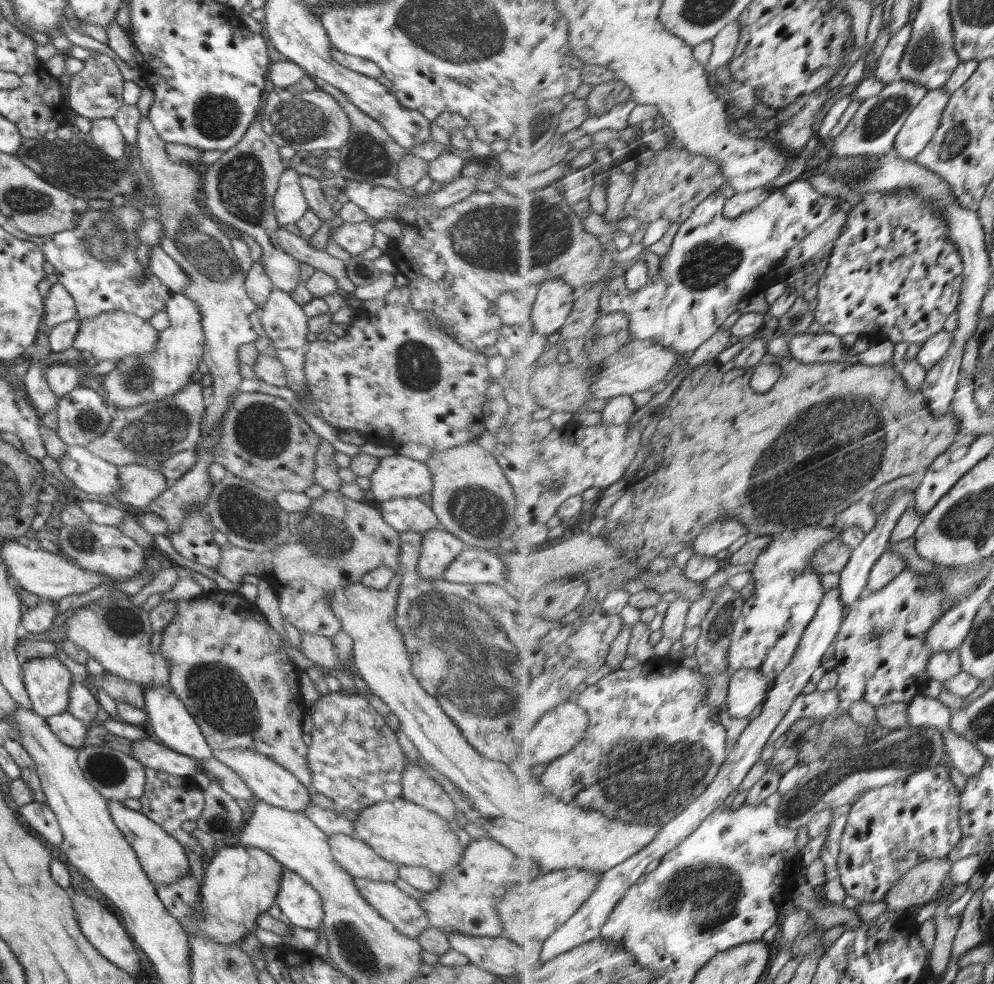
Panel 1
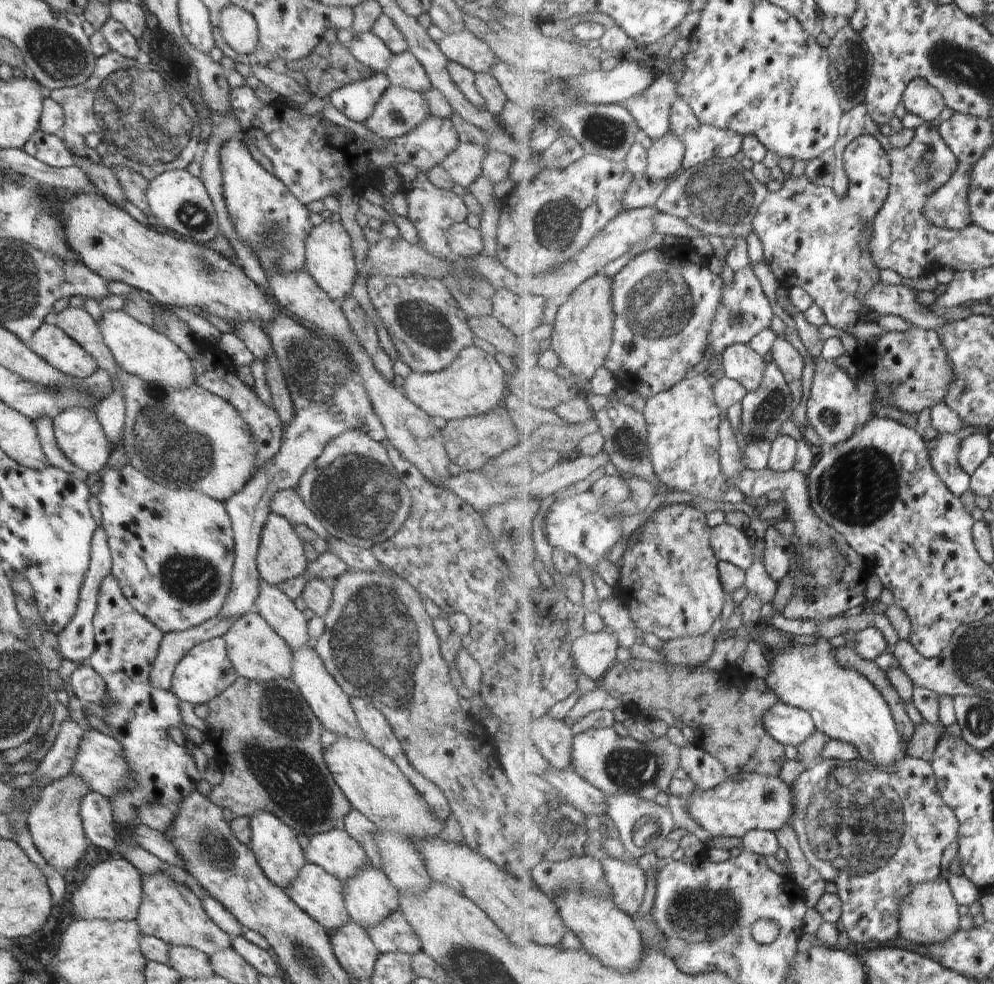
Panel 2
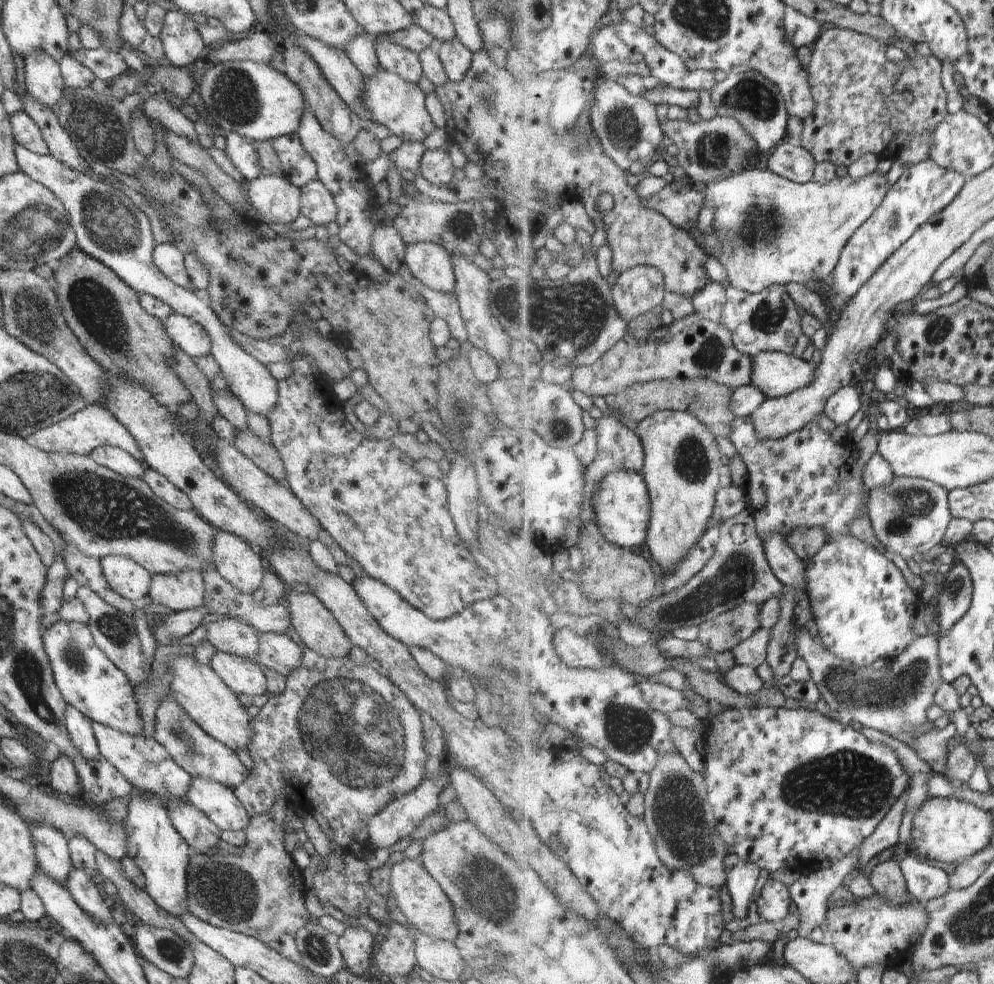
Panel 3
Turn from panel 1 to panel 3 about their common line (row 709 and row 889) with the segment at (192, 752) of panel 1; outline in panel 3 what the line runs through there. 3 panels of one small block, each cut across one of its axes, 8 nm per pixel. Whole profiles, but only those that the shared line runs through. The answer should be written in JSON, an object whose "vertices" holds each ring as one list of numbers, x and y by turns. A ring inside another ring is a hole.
{"vertices":[[157,795,148,798,130,796,123,826,127,835,125,856,131,857,133,864,145,877,145,892,162,911,179,918,188,911,186,876,191,857,186,842,172,827,165,801]]}

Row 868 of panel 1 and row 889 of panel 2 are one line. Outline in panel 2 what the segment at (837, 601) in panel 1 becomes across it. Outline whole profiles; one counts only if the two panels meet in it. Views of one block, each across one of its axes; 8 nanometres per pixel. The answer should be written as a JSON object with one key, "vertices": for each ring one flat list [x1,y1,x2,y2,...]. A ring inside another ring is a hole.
{"vertices":[[608,857,602,862,615,903,623,911,636,917,644,904,644,894,648,890,647,870,639,864,629,864,624,859]]}

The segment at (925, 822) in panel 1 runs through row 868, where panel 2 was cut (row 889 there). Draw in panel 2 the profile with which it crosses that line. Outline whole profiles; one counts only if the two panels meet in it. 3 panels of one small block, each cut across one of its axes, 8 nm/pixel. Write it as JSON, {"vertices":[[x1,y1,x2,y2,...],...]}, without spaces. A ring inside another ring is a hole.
{"vertices":[[910,755,904,757,900,763,896,763,892,768,877,765,864,758,853,761,822,759,814,766,806,769,805,773,792,786,795,794,795,813,791,822,798,833,809,863,820,870,826,881,834,882,838,886,839,894,843,900,841,921,849,936,854,942,862,944,863,949,884,947,888,942,894,942,896,938,901,937,900,917,904,899,913,893,918,883,942,878,944,872,942,870,942,856,952,842,958,841,961,831,961,820,958,818,957,812,954,812,954,809,944,800,932,763]]}

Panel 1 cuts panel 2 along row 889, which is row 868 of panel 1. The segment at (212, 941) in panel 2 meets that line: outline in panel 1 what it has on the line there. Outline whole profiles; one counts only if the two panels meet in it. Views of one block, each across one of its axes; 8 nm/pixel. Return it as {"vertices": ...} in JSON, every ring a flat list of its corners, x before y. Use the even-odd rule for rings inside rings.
{"vertices":[[106,799,106,804,108,804,110,816,112,816,116,828,122,832,122,836,126,838,126,842,130,844,132,850,136,853,141,867,149,876,152,884,168,885,174,883,190,871,190,862,188,862,188,856,184,852,183,846,159,824,150,820,139,810,124,806,121,801]]}

